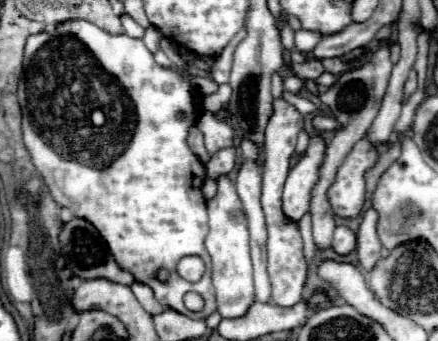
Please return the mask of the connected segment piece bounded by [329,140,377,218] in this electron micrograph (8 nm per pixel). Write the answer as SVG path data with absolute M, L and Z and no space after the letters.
M359 140L345 162L341 164L335 184L329 188L329 200L333 212L339 218L355 218L365 200L365 180L363 174L377 160L377 150L371 148L365 140Z

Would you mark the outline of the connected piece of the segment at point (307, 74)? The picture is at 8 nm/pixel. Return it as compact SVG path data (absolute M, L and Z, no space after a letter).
M313 60L313 64L297 64L297 62L291 62L291 72L295 74L295 76L299 76L299 78L311 78L311 80L315 80L321 72L323 72L323 66L317 62L317 60Z

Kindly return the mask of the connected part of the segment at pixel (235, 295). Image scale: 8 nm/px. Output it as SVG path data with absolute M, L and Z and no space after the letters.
M229 176L217 178L217 194L207 200L209 212L209 234L205 238L205 248L213 260L213 286L217 296L217 312L221 318L239 318L255 302L253 294L253 268L249 256L249 230L241 200L235 190L235 182Z

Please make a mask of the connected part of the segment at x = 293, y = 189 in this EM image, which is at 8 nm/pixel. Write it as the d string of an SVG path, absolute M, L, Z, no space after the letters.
M315 136L311 138L311 144L303 158L297 160L297 164L291 166L289 176L285 180L283 188L283 214L291 222L299 222L303 214L309 210L311 200L311 188L317 182L319 166L323 164L325 156L325 142Z

